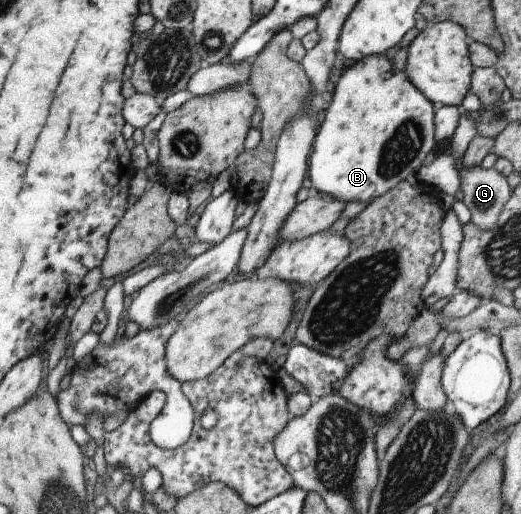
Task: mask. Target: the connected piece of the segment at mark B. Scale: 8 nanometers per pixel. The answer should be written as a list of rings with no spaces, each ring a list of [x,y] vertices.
[[[385,53],[368,55],[353,62],[352,65],[343,69],[339,75],[335,89],[333,89],[331,102],[323,112],[323,115],[321,115],[317,131],[314,133],[314,140],[312,141],[310,155],[308,156],[309,169],[307,169],[307,174],[312,185],[311,190],[339,198],[345,203],[352,202],[353,200],[367,203],[373,201],[377,196],[390,190],[400,181],[405,180],[409,174],[418,170],[424,163],[423,159],[427,157],[427,154],[435,149],[433,114],[434,106],[432,103],[410,82],[410,79],[407,79],[404,70],[395,70],[393,68],[393,62],[385,56]]]

